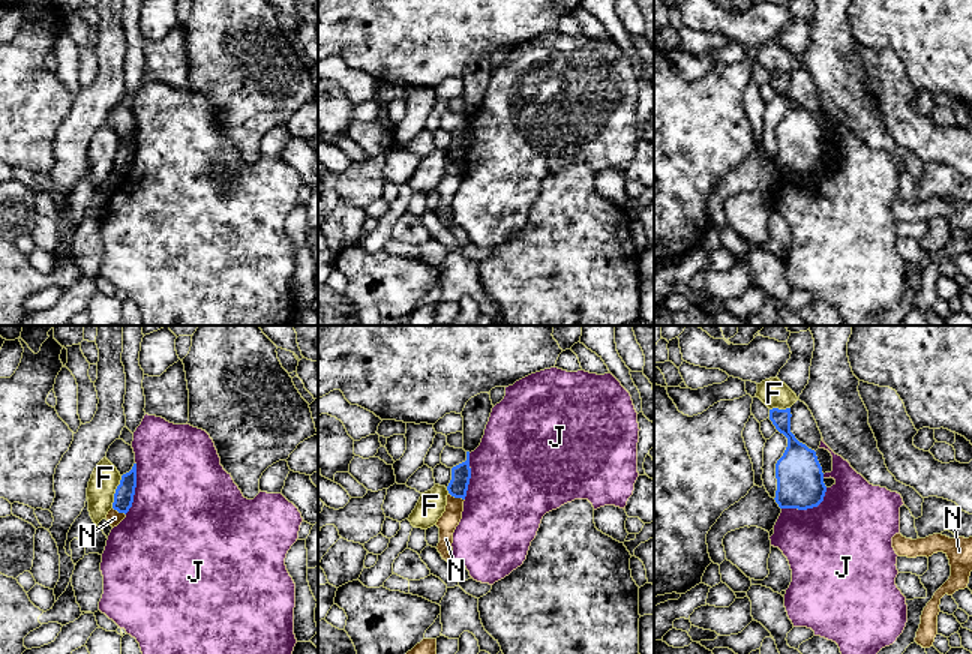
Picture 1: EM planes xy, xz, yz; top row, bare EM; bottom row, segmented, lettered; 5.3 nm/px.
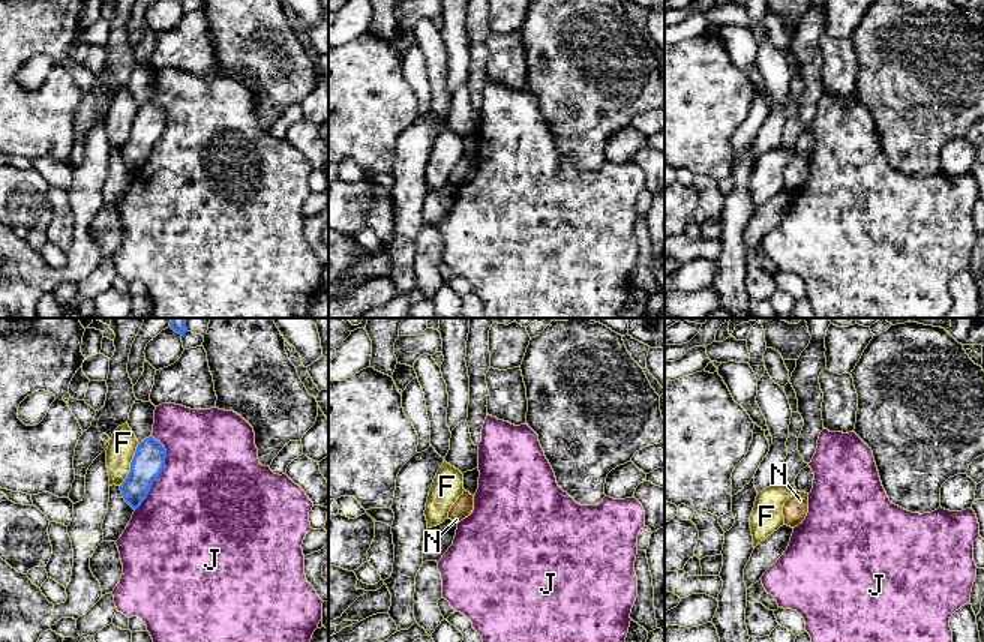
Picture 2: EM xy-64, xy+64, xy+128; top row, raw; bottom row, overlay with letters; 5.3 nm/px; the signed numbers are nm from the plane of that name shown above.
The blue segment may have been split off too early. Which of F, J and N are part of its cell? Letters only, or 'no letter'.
no letter

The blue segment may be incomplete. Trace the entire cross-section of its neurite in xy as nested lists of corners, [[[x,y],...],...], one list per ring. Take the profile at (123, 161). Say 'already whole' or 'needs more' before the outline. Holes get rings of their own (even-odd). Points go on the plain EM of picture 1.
already whole; [[[134,128],[132,134],[122,140],[120,148],[114,158],[112,172],[118,177],[128,177],[134,166],[136,152],[136,128]]]

